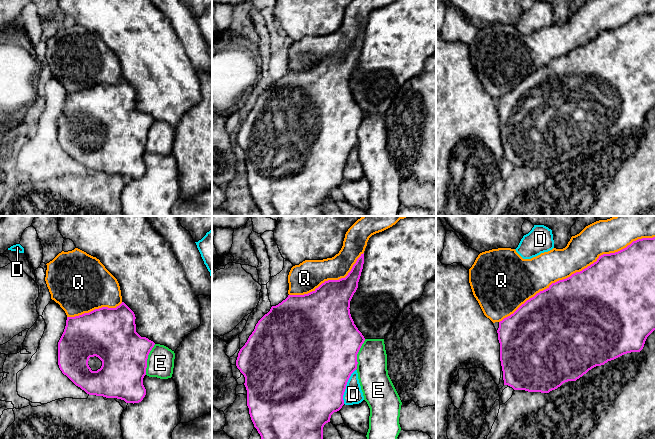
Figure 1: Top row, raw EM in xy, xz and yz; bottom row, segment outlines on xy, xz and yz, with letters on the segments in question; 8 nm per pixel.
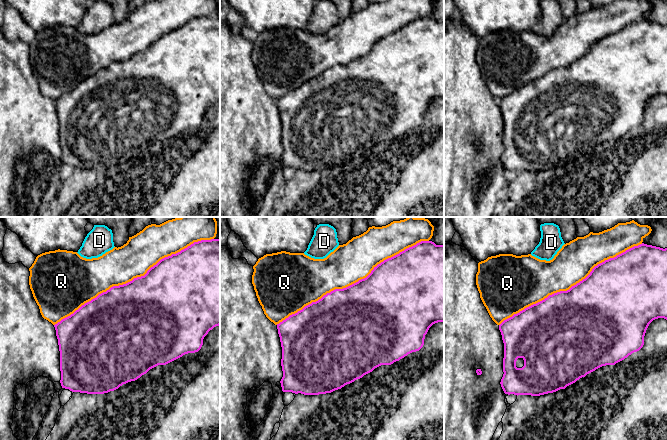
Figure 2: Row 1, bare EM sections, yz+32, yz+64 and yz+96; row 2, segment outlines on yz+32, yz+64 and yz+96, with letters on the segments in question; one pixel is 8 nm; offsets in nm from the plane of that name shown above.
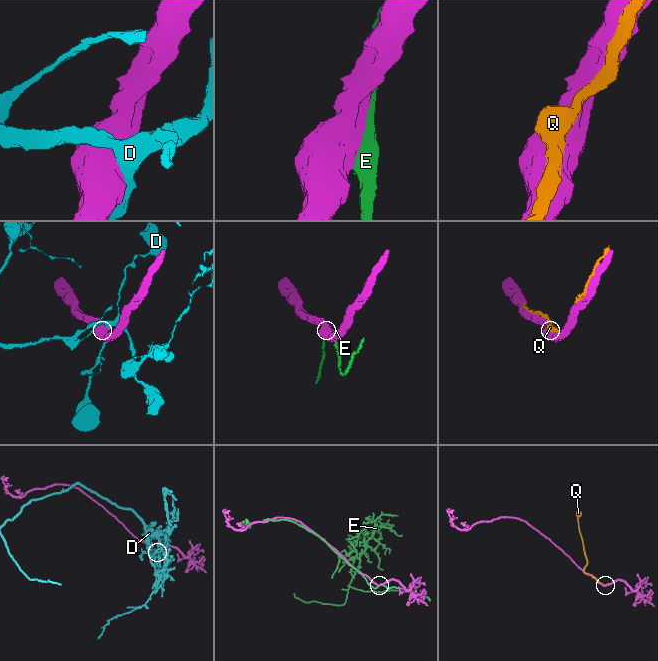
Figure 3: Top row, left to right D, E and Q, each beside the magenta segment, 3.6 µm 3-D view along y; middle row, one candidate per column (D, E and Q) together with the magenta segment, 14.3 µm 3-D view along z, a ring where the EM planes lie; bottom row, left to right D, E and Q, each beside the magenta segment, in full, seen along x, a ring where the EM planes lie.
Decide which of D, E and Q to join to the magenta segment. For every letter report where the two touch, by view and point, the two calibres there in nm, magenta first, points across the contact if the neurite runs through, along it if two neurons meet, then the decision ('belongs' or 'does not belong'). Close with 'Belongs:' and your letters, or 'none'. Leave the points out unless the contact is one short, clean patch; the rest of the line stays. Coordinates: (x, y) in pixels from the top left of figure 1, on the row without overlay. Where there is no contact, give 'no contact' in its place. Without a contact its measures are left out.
D: meets magenta in xz at (345, 162); 500 nm thick on the magenta side, 150 nm on the other; does not belong
E: meets magenta in xy at (147, 134); 380 nm thick on the magenta side, 220 nm on the other; does not belong
Q: meets magenta in yz at (576, 48); 500 nm thick on the magenta side, 260 nm on the other; belongs
Belongs: Q

